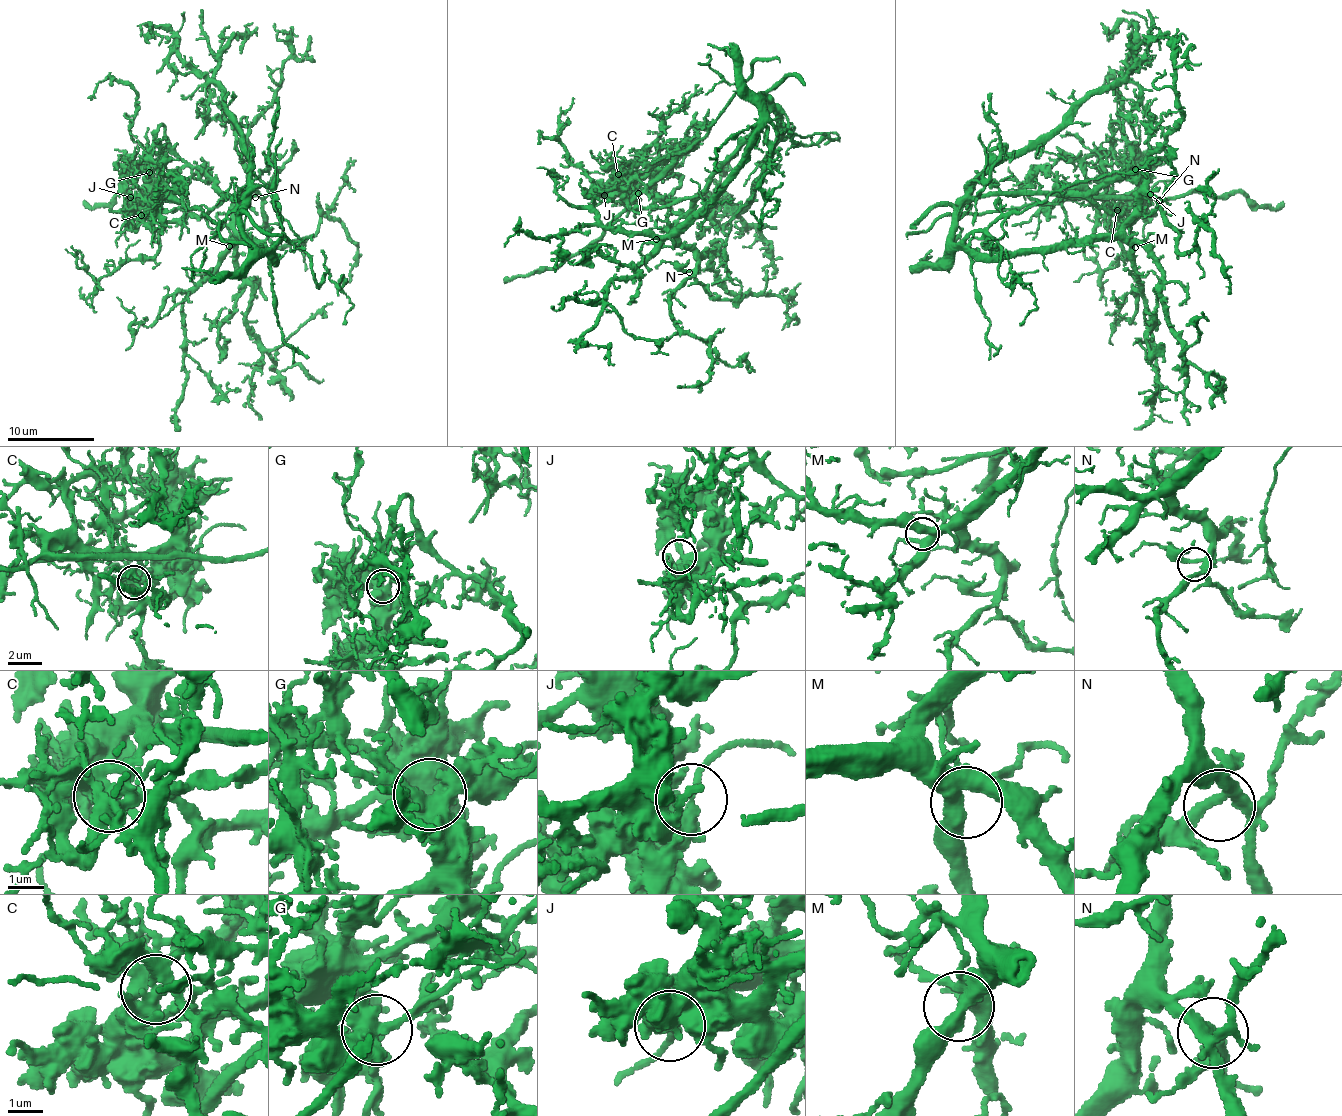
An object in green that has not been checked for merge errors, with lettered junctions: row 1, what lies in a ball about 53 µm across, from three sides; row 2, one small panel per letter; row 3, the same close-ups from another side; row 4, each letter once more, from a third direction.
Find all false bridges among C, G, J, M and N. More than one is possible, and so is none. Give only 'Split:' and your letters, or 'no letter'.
Split: C

